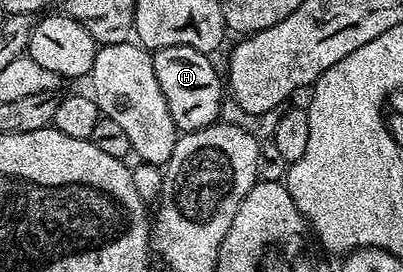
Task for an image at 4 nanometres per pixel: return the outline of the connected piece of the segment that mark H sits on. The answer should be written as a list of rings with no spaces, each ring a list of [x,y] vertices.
[[[167,46],[158,48],[152,53],[155,66],[155,78],[159,78],[159,86],[163,90],[163,98],[167,98],[167,110],[171,110],[171,118],[175,126],[182,132],[194,132],[214,123],[221,115],[223,99],[223,80],[217,77],[213,64],[206,53],[195,50],[191,46]]]

